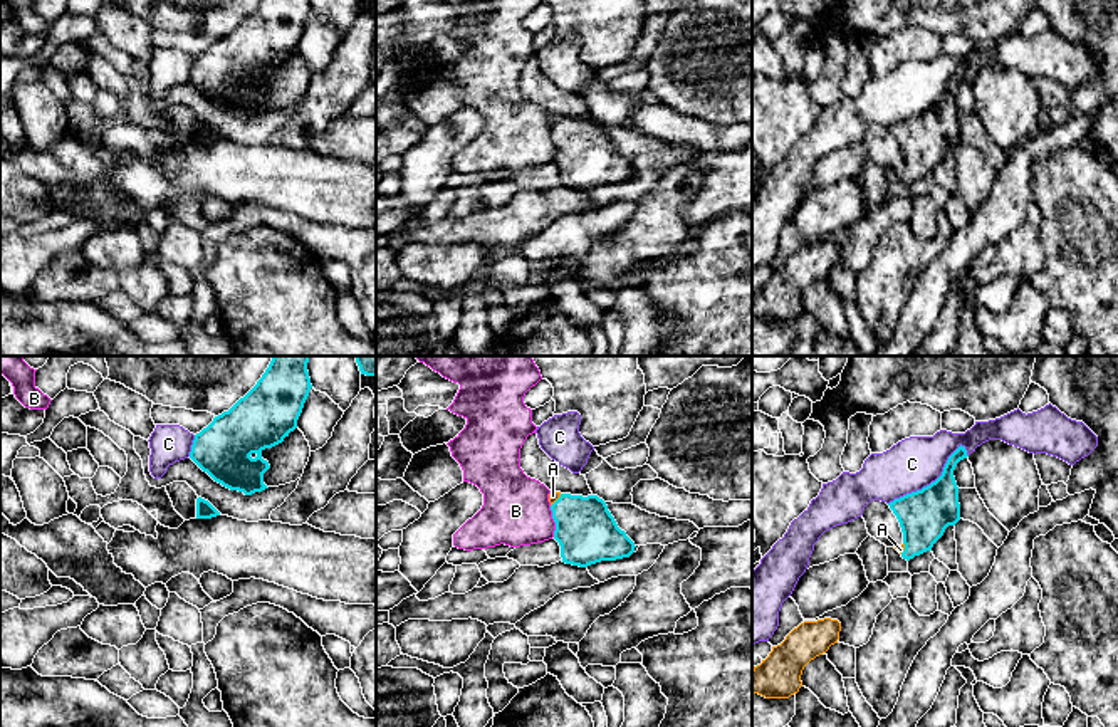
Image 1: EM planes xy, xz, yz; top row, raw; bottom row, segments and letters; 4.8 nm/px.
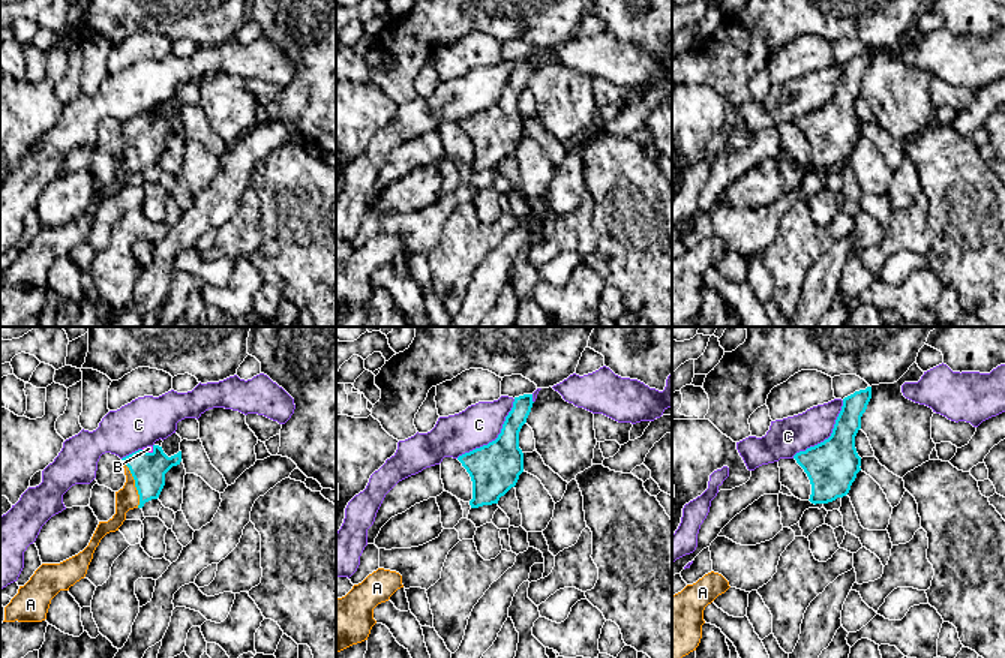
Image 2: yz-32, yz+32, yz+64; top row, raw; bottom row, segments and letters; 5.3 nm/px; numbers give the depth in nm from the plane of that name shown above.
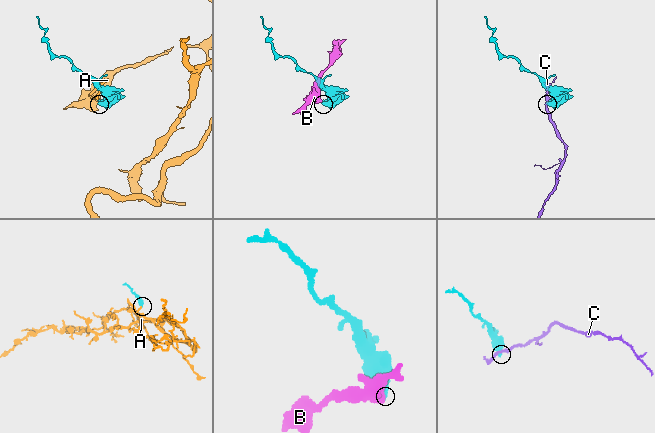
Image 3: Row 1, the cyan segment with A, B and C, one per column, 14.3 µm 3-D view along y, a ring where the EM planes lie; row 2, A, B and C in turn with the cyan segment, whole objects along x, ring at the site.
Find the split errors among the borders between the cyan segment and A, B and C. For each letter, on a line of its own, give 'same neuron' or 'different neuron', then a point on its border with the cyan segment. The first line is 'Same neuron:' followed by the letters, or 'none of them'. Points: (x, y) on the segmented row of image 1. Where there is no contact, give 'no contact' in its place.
Same neuron: A
A: same neuron; contact xz (556, 501)
B: different neuron; contact xz (554, 521)
C: different neuron; contact yz (932, 482)

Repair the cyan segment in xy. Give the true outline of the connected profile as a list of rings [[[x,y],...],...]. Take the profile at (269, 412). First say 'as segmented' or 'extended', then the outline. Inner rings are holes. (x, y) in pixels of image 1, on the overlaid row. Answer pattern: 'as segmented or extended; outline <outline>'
as segmented; outline [[[274,356],[257,384],[195,435],[190,458],[230,490],[252,495],[269,489],[262,452],[297,428],[312,388],[307,363],[309,356]]]

